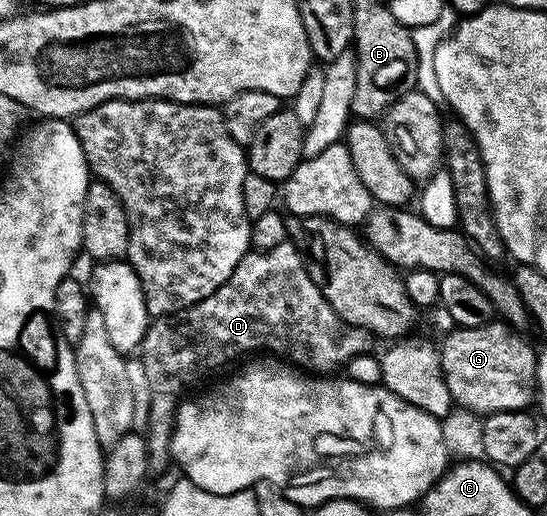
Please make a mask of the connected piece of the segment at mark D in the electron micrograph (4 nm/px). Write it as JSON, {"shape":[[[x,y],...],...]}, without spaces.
{"shape":[[[288,241],[277,245],[268,251],[250,250],[247,256],[237,265],[237,269],[233,269],[233,273],[229,277],[229,281],[225,281],[225,285],[221,285],[213,293],[209,293],[209,297],[205,297],[201,301],[197,301],[192,307],[186,307],[180,311],[174,311],[172,315],[160,315],[148,326],[145,337],[141,344],[141,360],[147,370],[147,378],[153,381],[154,386],[159,386],[159,391],[163,395],[175,395],[182,389],[186,383],[195,383],[202,375],[207,375],[210,371],[215,371],[218,367],[223,367],[226,363],[231,363],[234,359],[239,359],[242,355],[247,355],[250,351],[263,351],[259,353],[270,353],[275,357],[282,357],[284,360],[290,361],[296,368],[306,369],[311,373],[327,373],[330,367],[342,368],[346,365],[354,355],[365,355],[372,350],[371,342],[373,336],[370,331],[355,327],[351,323],[347,323],[341,317],[337,317],[337,313],[329,305],[329,301],[325,301],[325,297],[321,293],[321,289],[311,279],[311,275],[307,272],[307,267],[303,263],[303,256],[300,255],[298,247],[294,242]]]}

